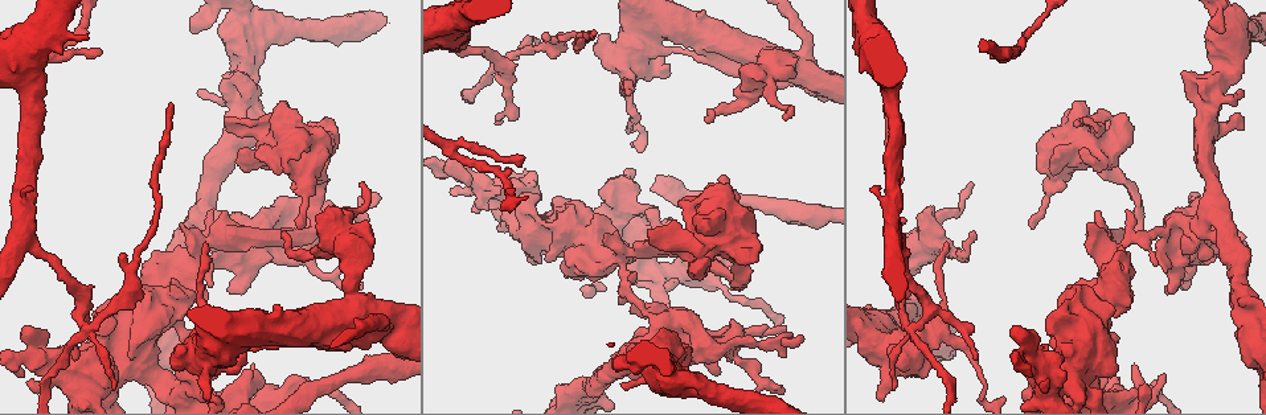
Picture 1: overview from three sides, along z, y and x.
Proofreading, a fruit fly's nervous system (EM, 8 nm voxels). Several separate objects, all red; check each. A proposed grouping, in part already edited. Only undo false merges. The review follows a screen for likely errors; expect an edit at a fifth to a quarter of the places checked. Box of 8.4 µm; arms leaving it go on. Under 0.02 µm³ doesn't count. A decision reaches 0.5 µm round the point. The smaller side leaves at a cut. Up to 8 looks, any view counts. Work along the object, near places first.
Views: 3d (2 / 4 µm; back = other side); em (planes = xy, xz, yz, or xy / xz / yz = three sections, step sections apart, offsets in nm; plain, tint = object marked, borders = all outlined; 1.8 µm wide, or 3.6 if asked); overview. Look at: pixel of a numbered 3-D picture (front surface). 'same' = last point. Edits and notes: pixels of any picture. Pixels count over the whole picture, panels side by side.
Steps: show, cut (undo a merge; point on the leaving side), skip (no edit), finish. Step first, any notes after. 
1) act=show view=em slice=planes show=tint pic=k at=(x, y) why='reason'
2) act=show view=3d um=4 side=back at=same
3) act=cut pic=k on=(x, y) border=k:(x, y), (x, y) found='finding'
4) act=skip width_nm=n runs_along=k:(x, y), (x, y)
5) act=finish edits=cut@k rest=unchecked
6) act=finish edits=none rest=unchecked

act=show view=em slice=planes show=tint pic=1 at=(88, 329) why='two arms in line, one across'

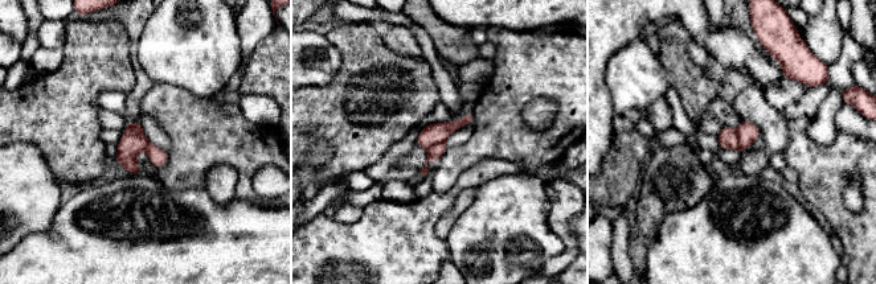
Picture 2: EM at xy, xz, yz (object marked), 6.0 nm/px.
act=cut pic=2 on=(728, 139) width_nm=150 found='two neurons meet here'

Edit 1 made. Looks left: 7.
act=show view=overview why='see it whole again'

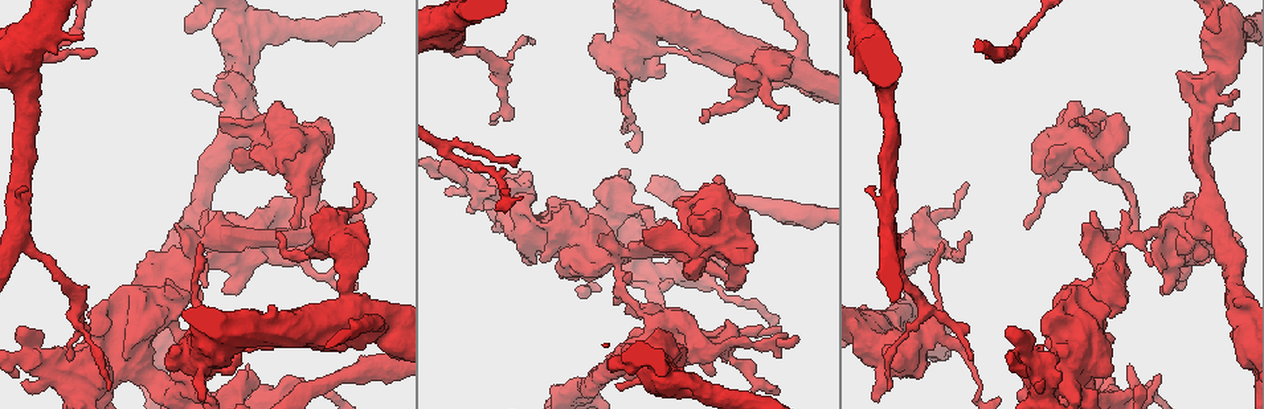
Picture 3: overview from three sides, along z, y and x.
act=show view=em um=3.6 slice=planes show=tint pic=3 at=(351, 313) why='calibre changes'

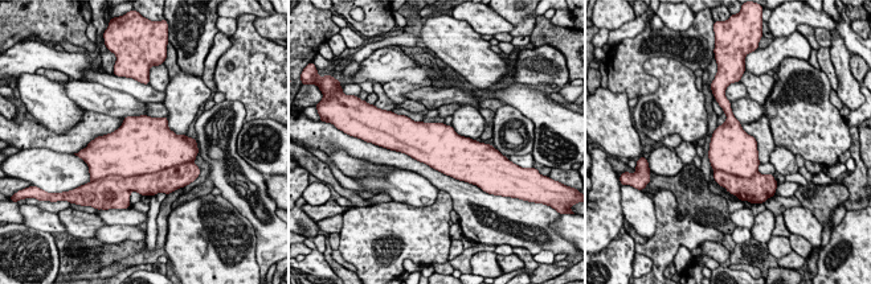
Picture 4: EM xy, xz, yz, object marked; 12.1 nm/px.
act=cut pic=4 on=(163, 181) border=4:(183, 163), (148, 173), (106, 177) found='a second neuron is stuck on'

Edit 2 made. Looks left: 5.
act=show view=em um=3.6 slice=xz step=8 show=tint pic=3 at=(570, 233) why='calibre changes'

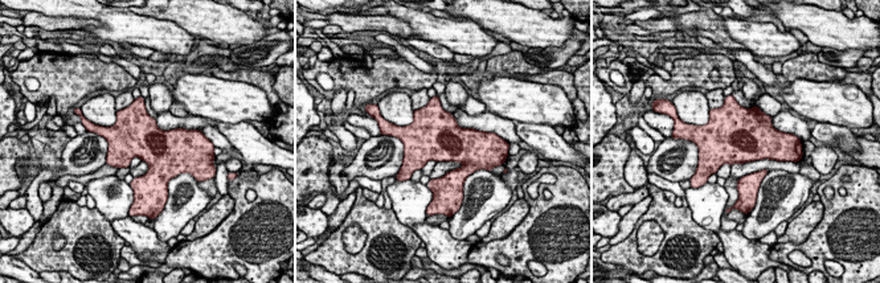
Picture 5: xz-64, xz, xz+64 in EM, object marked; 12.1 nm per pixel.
act=show view=em um=3.6 slice=planes show=tint at=same

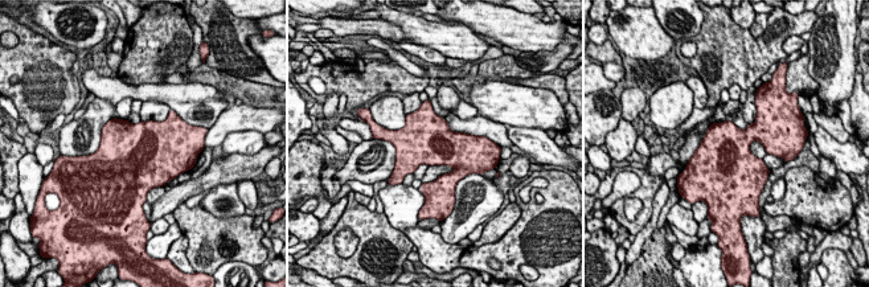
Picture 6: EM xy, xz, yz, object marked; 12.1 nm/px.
act=skip found='all the same neuron'

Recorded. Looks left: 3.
act=finish edits=cut@2,cut@4 rest=unchecked

